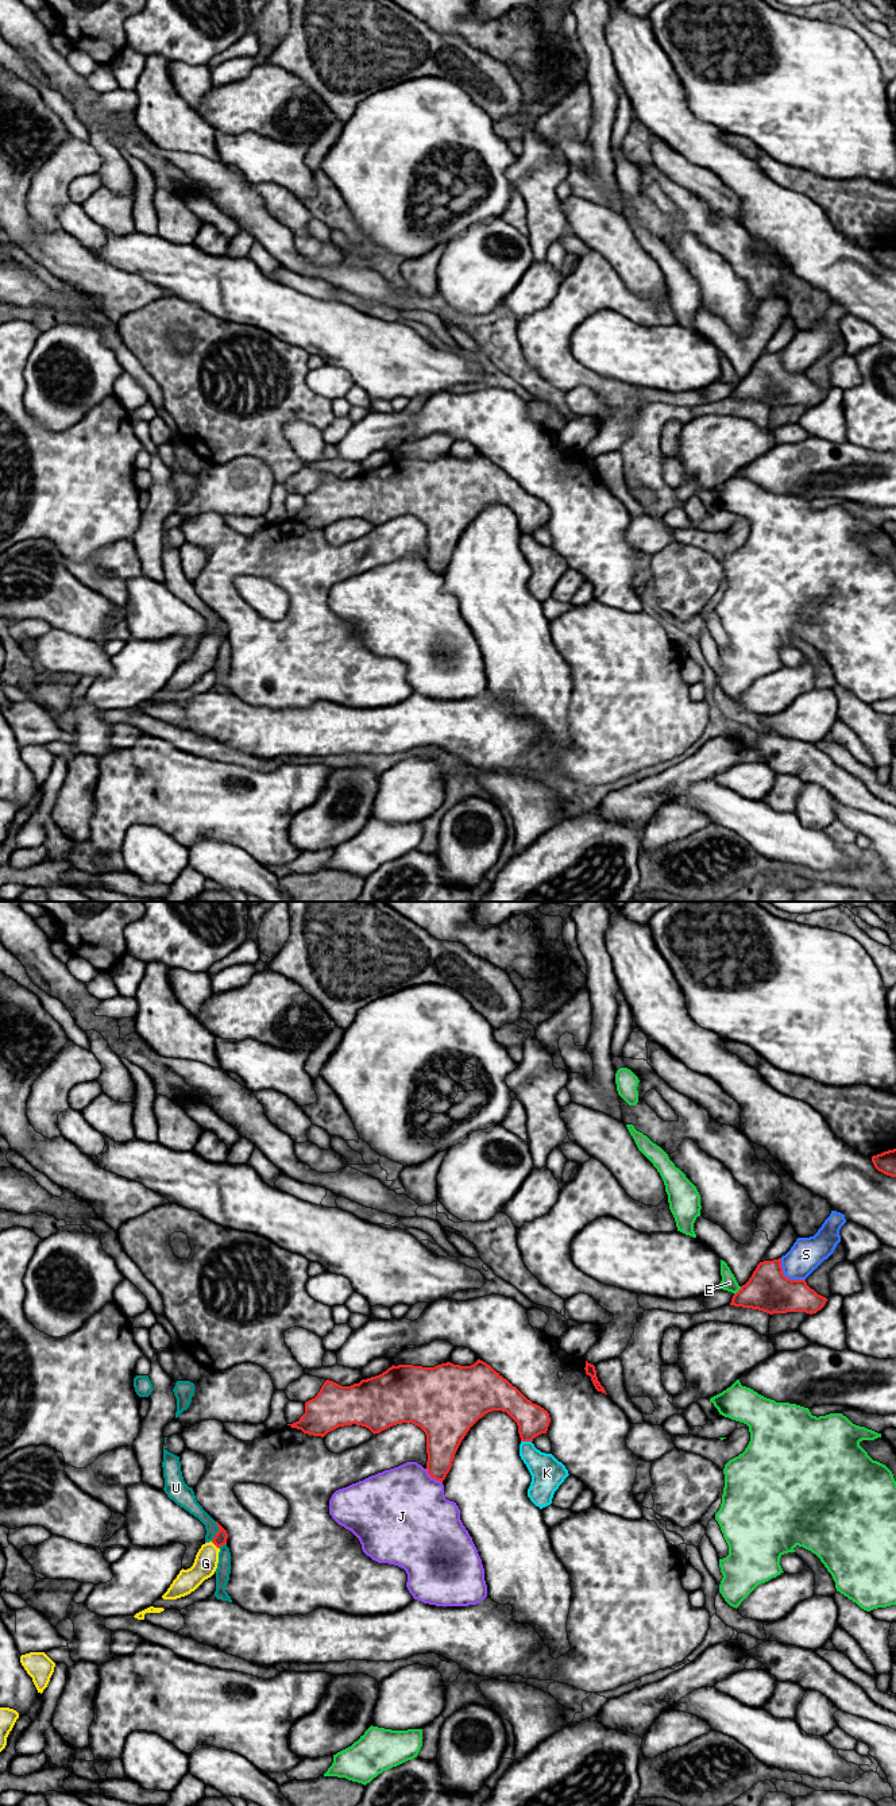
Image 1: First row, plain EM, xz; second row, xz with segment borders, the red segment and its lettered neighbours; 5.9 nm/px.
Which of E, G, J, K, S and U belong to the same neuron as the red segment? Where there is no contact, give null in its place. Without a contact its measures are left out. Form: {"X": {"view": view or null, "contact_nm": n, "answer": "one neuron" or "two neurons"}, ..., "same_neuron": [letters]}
{"E": {"view": "xz", "contact_nm": 70, "answer": "two neurons"}, "G": {"view": "xz", "contact_nm": 70, "answer": "one neuron"}, "J": {"view": "xz", "contact_nm": 130, "answer": "two neurons"}, "K": {"view": "xz", "contact_nm": 60, "answer": "two neurons"}, "S": {"view": "xz", "contact_nm": 200, "answer": "two neurons"}, "U": {"view": "xz", "contact_nm": 120, "answer": "two neurons"}, "same_neuron": ["G"]}

